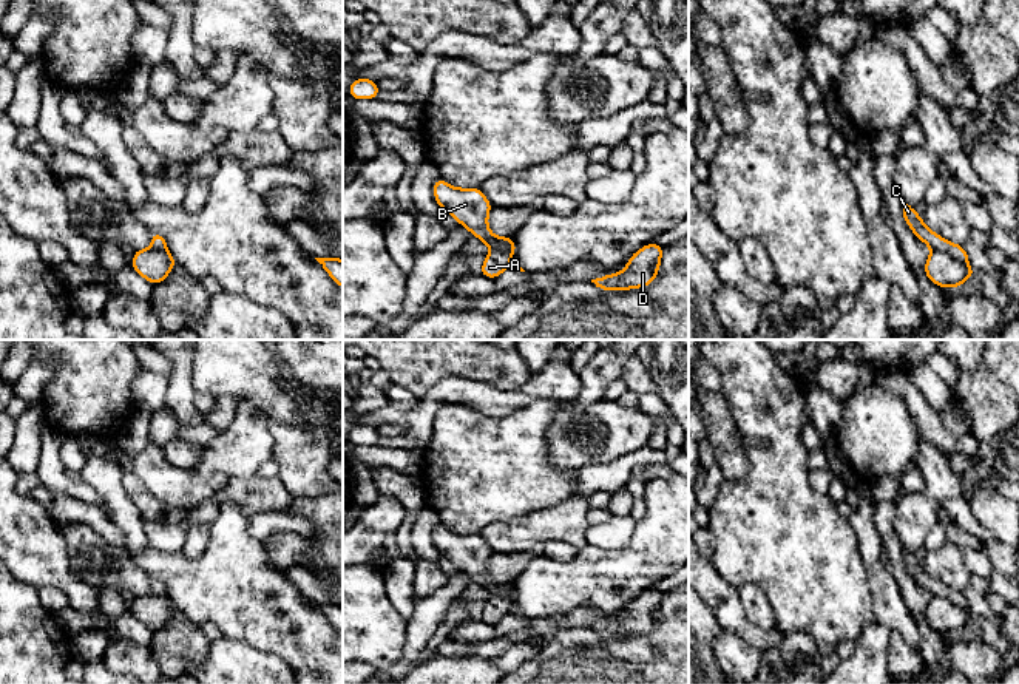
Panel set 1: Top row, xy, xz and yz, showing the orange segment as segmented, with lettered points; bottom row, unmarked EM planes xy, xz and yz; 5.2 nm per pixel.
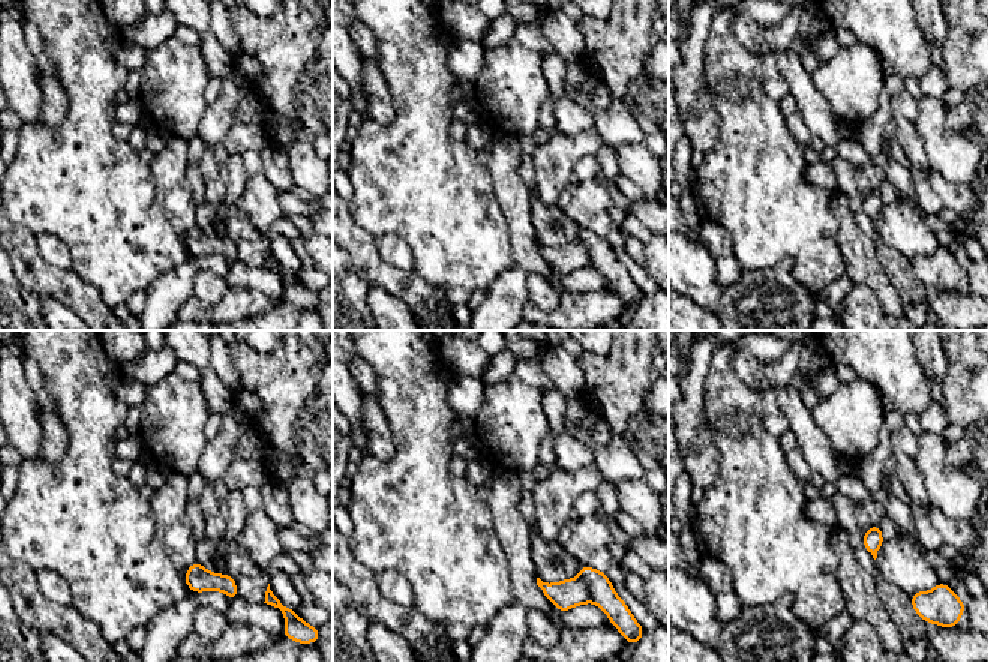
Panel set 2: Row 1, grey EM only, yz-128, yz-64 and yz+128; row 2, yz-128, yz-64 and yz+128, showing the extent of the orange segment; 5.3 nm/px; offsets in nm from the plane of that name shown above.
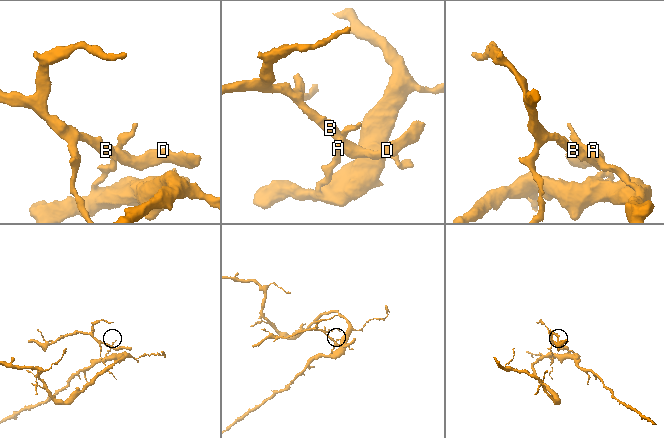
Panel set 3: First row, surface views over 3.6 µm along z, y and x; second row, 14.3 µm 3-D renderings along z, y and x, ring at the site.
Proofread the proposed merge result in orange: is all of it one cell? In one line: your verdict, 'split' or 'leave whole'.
split

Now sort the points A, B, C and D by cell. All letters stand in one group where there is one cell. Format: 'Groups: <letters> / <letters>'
Groups: A C / B D

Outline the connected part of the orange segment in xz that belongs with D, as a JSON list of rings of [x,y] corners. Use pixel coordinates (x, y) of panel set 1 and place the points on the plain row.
[[[647,590],[633,599],[625,615],[616,621],[610,619],[591,628],[599,636],[628,636],[652,630],[661,611],[664,591]]]

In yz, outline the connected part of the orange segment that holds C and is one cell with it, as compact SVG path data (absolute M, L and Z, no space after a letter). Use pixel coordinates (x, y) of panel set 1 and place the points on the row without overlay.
M903 548L903 564L912 579L925 590L931 593L931 596L945 596L948 598L954 605L968 608L967 596L954 588L950 588L943 585L940 581L931 577L925 568L922 567L922 562L917 560L916 554Z

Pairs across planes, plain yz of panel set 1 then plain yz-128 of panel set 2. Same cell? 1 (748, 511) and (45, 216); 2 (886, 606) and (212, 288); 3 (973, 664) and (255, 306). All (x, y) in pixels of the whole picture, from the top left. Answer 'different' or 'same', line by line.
1: same
2: different
3: same

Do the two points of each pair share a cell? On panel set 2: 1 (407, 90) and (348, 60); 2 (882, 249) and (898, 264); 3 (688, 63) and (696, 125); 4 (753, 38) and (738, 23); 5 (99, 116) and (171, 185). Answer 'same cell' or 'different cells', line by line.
1: different cells
2: same cell
3: same cell
4: same cell
5: different cells

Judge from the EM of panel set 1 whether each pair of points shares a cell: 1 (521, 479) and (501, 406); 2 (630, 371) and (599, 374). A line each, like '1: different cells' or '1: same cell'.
1: different cells
2: different cells

